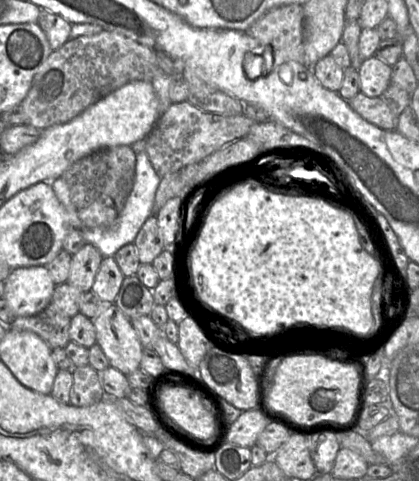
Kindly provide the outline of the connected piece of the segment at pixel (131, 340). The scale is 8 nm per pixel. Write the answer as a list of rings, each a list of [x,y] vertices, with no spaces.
[[[103,303],[102,311],[91,319],[98,344],[109,365],[124,375],[140,369],[143,346],[131,320],[114,303]]]

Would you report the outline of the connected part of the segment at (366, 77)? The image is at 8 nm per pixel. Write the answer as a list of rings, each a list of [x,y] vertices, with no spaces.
[[[375,56],[364,59],[358,72],[359,91],[367,97],[381,97],[391,84],[392,67]]]

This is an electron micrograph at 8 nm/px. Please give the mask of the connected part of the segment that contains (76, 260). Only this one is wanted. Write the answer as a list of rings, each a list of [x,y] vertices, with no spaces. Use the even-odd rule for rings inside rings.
[[[85,244],[72,255],[67,283],[78,288],[82,293],[91,291],[103,258],[93,245]]]

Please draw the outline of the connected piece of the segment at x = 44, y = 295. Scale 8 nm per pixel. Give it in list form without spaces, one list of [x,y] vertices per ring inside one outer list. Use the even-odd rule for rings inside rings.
[[[46,265],[15,268],[4,282],[3,299],[14,318],[34,316],[50,305],[55,287]]]

